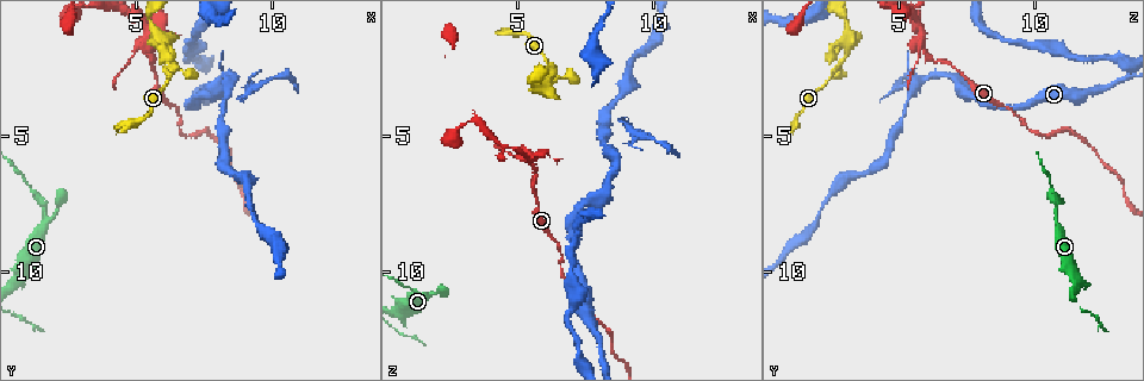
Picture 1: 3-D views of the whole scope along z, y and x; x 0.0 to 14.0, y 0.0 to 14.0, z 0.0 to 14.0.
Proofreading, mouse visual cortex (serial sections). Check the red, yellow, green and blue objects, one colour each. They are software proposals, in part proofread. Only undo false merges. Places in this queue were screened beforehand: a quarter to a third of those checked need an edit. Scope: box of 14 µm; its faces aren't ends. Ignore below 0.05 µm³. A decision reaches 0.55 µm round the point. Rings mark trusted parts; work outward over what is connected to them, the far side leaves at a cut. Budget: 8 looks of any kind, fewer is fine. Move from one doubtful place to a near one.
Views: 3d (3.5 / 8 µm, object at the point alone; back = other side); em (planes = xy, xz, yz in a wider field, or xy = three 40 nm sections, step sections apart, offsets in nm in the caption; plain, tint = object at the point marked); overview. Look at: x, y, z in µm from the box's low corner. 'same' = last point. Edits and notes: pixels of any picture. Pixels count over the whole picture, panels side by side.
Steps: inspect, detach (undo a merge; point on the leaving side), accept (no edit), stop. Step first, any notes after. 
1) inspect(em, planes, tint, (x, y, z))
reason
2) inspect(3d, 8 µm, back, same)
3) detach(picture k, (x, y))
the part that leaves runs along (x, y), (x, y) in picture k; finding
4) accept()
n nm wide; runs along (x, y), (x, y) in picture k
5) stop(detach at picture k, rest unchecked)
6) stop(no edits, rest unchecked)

inspect(3d, 3.5 µm, (9.3, 3.1, 5.1))
sudden change in width

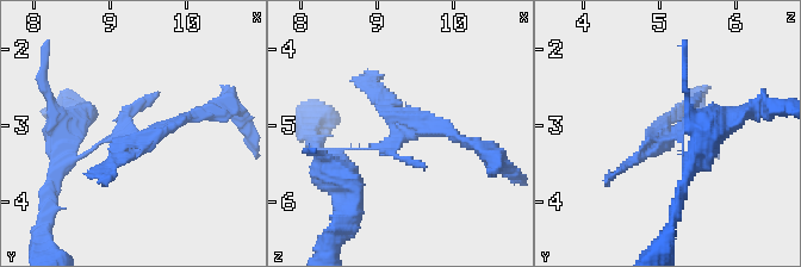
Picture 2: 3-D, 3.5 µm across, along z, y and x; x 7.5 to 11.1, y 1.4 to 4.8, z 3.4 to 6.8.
inspect(em, xy, step 2, tint, (9.30, 3.10, 5.20))

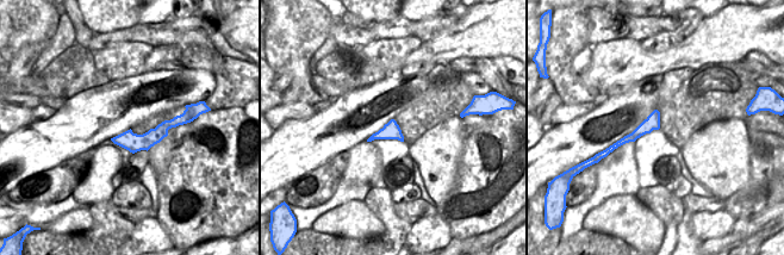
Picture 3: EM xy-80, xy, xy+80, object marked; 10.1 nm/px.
accept()
runs along (697, 151), (660, 132), (674, 118) in picture 2; all the same cell

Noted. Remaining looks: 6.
inspect(3d, 8 µm, (6.4, 2.6, 2.6))
a fork

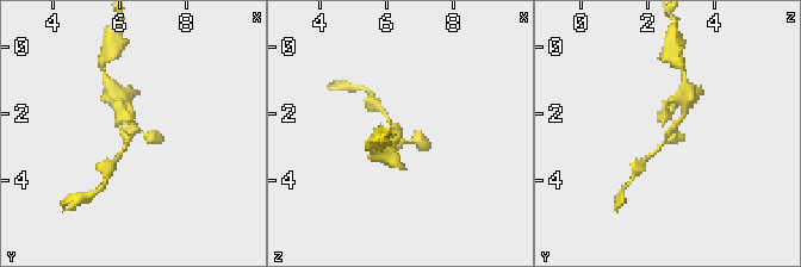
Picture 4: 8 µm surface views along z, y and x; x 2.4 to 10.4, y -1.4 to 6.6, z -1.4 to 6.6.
inspect(em, planes, tint, (6.3, 2.7, 2.7))
3 arms; arms of 150, 200, 300 nm

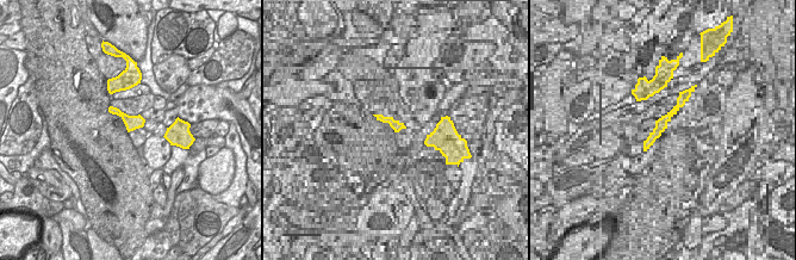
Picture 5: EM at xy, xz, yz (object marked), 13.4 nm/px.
accept()
runs along (647, 157), (664, 142), (687, 105) in picture 4; one cell here

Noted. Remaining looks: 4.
inspect(3d, 3.5 µm, (5.4, 1.0, 5.9))
a fork

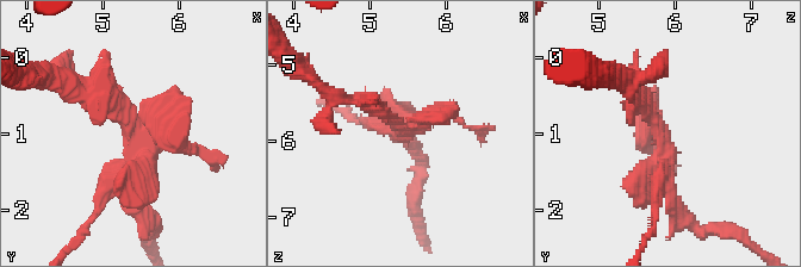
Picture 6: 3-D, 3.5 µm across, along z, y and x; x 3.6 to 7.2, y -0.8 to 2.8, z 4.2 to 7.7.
detach(picture 6, (401, 110))
the part that leaves runs along (418, 157), (396, 120) in picture 6; two cells meet here

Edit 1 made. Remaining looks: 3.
stop(detach at picture 6, rest unchecked)

